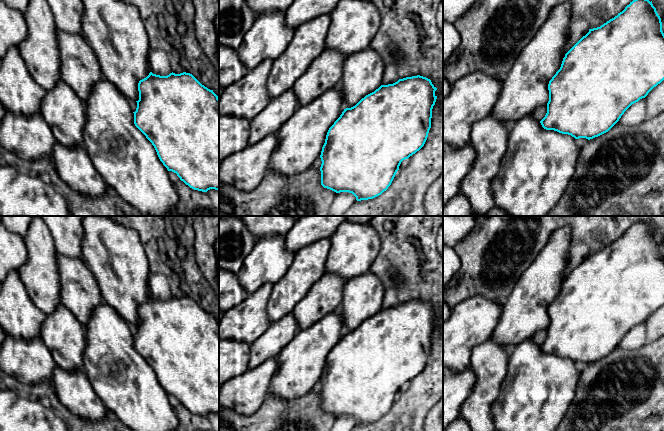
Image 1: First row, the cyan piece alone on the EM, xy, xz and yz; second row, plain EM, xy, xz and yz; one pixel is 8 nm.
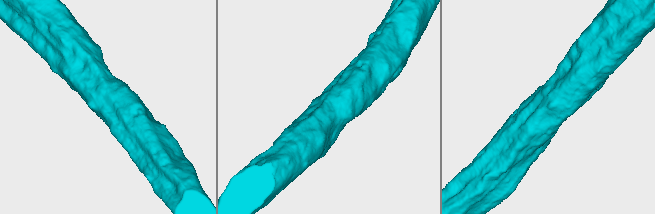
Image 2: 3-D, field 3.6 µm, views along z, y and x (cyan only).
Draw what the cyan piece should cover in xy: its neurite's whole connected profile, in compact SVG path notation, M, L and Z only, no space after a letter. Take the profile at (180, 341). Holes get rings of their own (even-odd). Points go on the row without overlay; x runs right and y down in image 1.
M190 297L153 298L138 307L139 324L134 337L135 350L154 370L157 379L168 395L177 398L190 412L202 416L219 415L219 322Z

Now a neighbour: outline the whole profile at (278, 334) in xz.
M293 314L270 323L264 333L250 344L248 369L253 369L265 360L277 357L299 331Z

